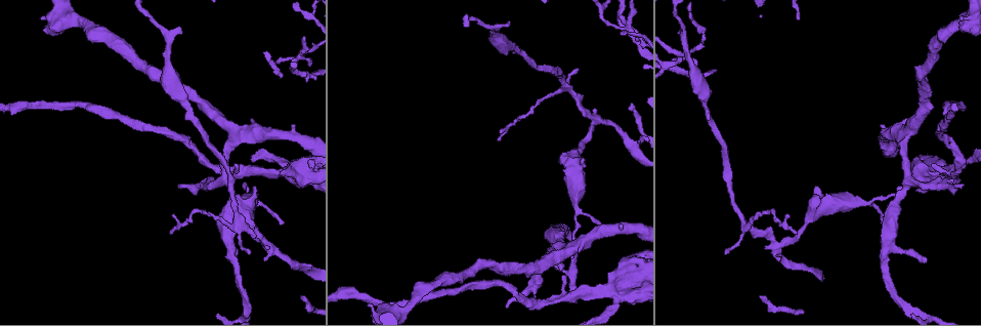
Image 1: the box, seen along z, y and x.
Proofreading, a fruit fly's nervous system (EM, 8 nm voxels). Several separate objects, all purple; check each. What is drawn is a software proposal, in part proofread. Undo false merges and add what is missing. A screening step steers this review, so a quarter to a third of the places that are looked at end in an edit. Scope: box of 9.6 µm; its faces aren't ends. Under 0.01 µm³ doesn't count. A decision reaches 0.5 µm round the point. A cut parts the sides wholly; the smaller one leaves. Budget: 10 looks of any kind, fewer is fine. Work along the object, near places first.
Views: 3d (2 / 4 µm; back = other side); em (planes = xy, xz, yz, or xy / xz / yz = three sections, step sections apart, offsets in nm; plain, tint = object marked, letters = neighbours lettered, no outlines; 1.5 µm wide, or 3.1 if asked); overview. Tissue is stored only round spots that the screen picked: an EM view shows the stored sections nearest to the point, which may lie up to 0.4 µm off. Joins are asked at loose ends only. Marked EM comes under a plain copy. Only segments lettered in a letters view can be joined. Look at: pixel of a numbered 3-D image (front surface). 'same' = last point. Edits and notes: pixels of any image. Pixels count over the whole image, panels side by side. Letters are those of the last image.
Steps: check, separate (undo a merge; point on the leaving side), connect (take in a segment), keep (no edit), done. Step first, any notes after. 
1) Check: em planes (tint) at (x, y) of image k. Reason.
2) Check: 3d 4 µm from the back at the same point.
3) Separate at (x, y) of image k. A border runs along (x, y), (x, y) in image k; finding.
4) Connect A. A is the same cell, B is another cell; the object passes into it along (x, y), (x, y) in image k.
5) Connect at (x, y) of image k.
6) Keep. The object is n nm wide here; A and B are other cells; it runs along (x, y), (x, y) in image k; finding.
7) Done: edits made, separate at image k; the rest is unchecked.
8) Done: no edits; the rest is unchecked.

Check: 3d 4 µm at (617, 296) of image 1. Sudden change in width.

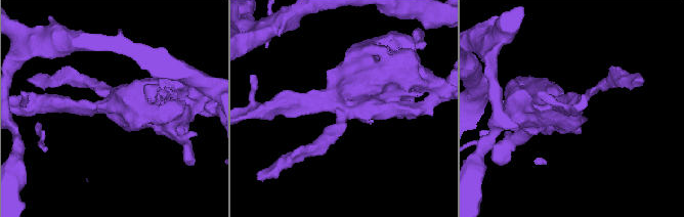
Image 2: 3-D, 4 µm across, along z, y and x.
Check: em planes (letters) at (344, 109) of image 2. 3 arms meet here; the arms are 180, 260, 700 nm wide.

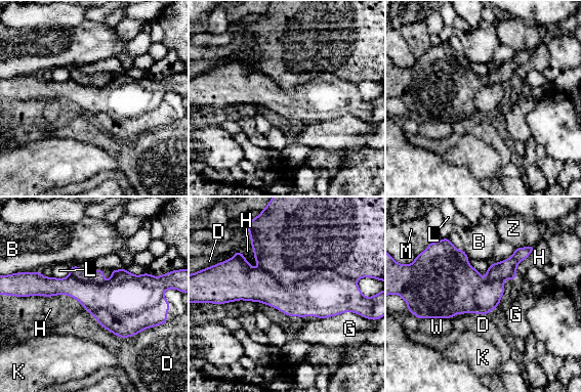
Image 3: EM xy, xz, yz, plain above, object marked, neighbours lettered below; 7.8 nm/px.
Separate at (326, 294) of image 3. The object is 360 nm wide here; the longest contact is with D, 550 nm; B, D, G, H, K, L, M, W and Z are other cells; a second neuron is stuck on.

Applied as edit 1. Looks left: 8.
Check: overview. See it whole again.

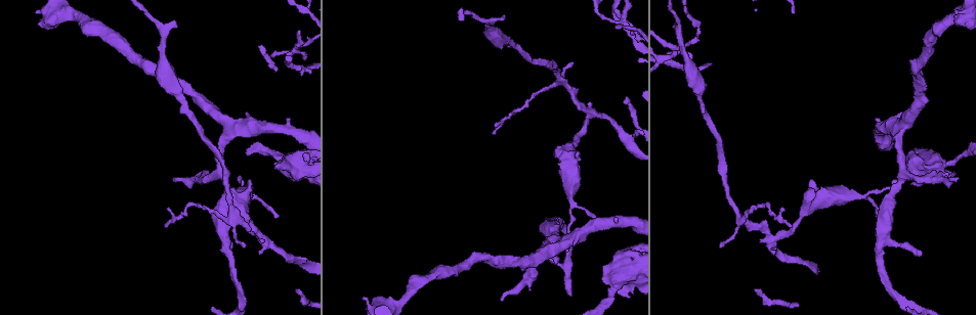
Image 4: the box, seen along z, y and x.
Check: 3d 2 µm at (259, 237) of image 4. Sudden change in width.

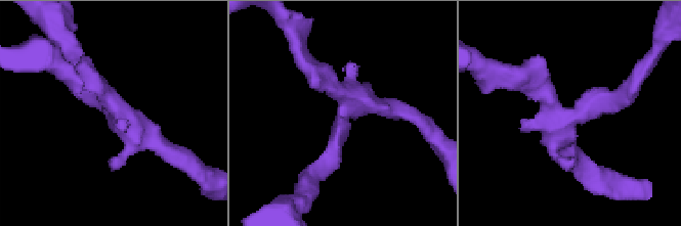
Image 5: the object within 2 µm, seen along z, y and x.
Check: em xy step 4 (tint) at (338, 135) of image 5. 3 arms meet here.

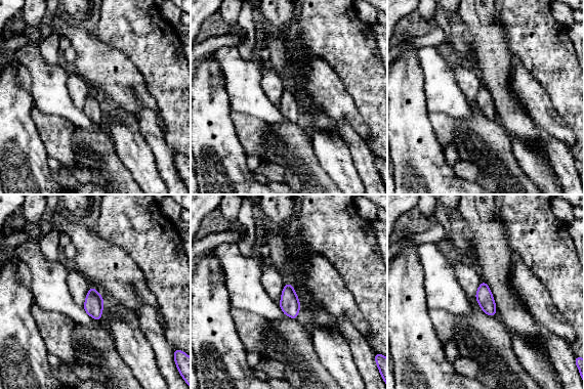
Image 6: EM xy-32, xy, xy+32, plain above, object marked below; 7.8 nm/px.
Check: em planes (letters) at the same point. Cut it another way.

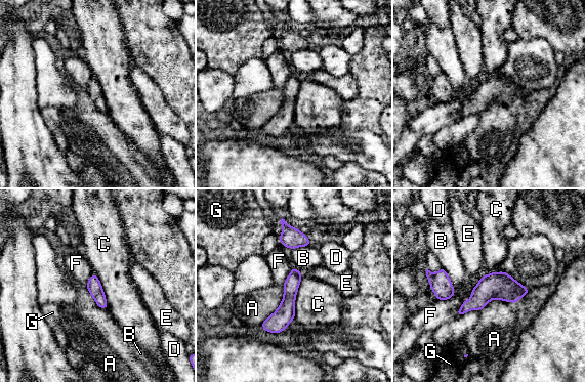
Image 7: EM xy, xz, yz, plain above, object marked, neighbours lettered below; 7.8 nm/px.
Keep. The object is 120 nm wide here; A, B, C, D, E, F and G are other cells; it runs along (525, 291), (487, 291), (459, 312) in image 7; all the same neuron.

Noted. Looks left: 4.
Check: 3d 2 µm from the back at (292, 53) of image 4. Thick turns thin.

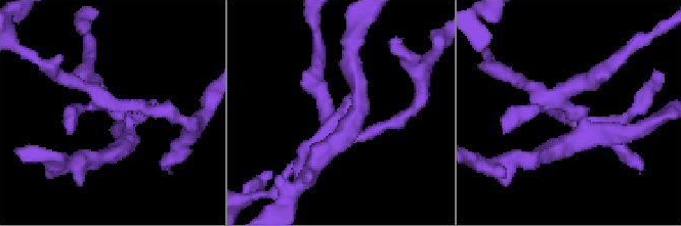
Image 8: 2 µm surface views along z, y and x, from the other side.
Check: em planes (letters) at (560, 105) of image 8.

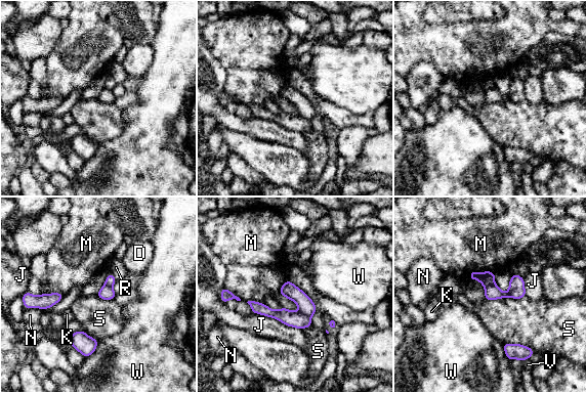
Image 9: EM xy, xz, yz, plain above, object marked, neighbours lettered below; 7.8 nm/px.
Separate at (305, 305) of image 9. The object is 110 nm wide here; D, J, K, M, N, R, S, V and W are other cells; a border runs along (298, 310), (309, 317) in image 9; a second neuron is stuck on.

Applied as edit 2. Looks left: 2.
Check: overview. See it whole again.

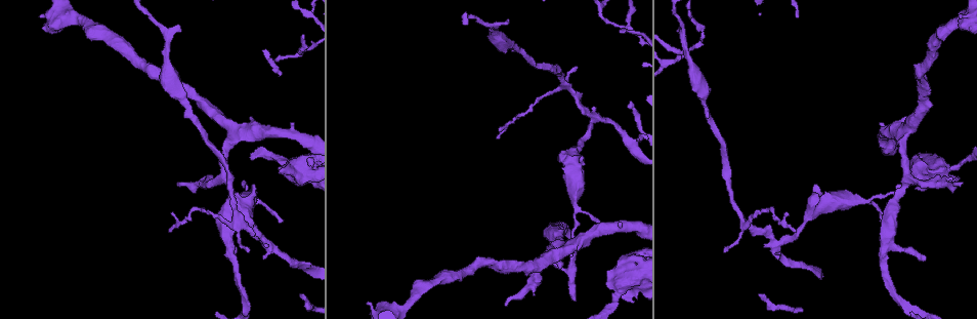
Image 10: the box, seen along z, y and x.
Check: em planes (letters) at (963, 182) of image 10. Free end.

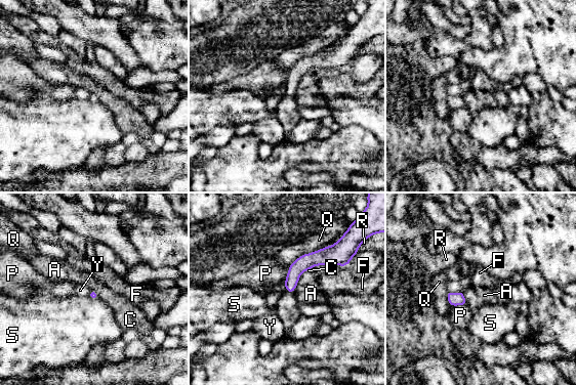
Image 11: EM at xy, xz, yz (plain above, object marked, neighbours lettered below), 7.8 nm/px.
Keep. The longest contact is with Q, 300 nm; A, C, F, P, Q, R, S and Y are other cells; it runs along (340, 261), (306, 261), (288, 288) in image 11; none of them fits.

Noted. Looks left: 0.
Done: edits made, separate at image 3, separate at image 9; the rest is unchecked.

